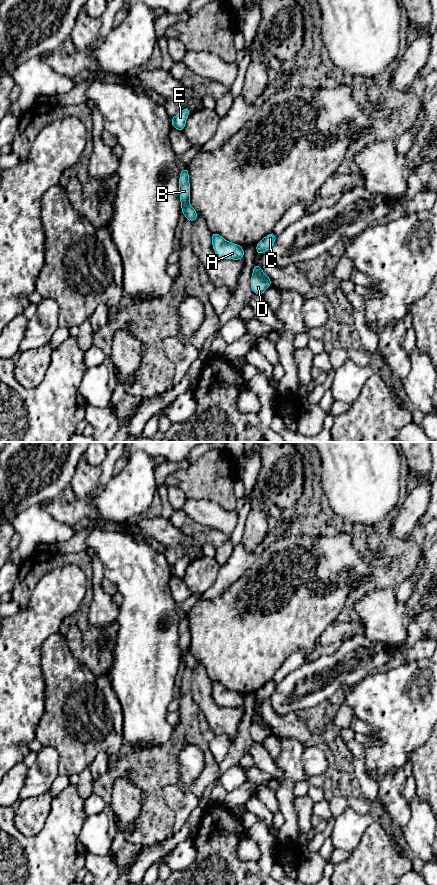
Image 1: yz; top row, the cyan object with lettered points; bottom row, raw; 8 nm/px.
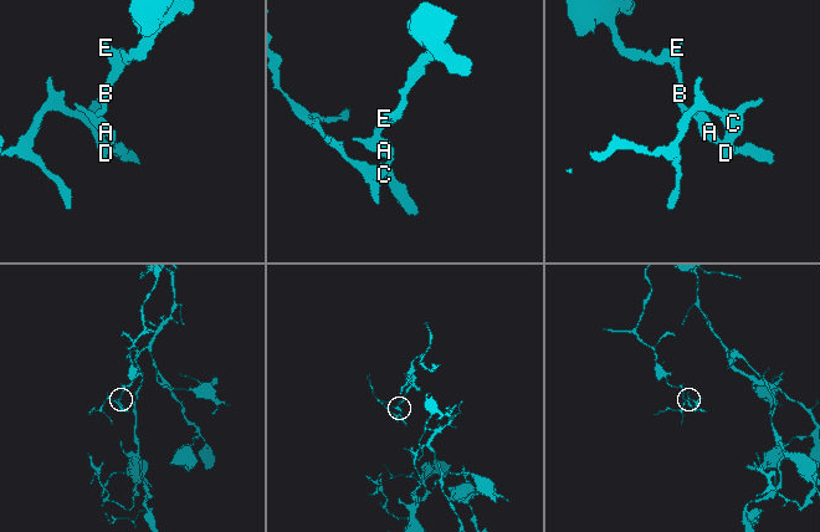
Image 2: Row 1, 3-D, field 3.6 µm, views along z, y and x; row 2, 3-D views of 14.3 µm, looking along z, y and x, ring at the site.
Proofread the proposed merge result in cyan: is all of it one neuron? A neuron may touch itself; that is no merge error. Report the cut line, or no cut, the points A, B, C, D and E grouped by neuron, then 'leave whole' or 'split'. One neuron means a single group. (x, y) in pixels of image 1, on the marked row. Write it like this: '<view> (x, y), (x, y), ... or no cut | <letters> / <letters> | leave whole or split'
yz (262, 276), (268, 278), (271, 282) | A B E / C D | split

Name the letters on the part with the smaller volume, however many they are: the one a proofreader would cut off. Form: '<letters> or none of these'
C, D

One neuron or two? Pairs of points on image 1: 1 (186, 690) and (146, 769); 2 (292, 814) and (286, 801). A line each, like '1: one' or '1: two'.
1: one
2: one

